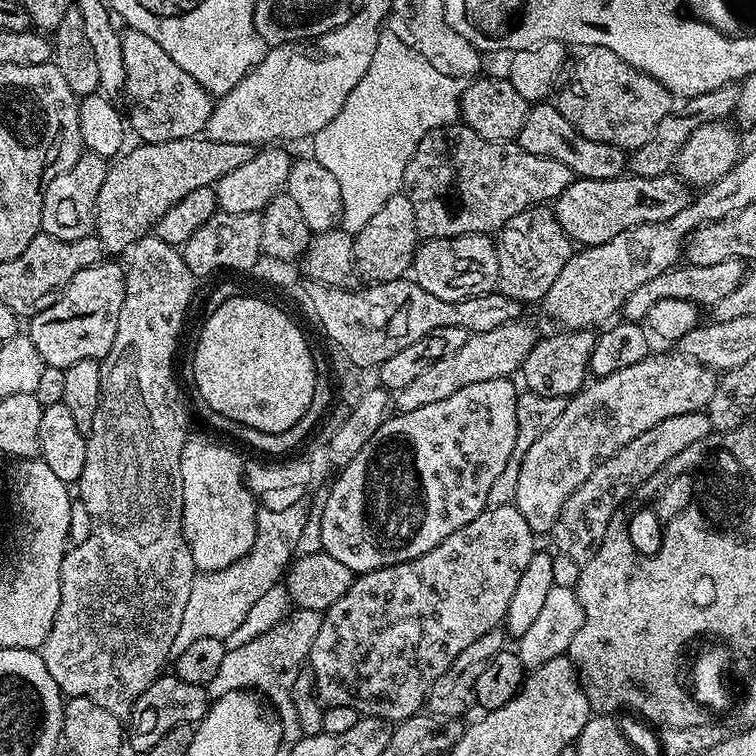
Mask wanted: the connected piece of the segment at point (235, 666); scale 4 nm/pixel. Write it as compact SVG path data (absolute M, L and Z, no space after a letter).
M305 608L295 609L287 619L266 634L259 635L243 646L228 648L218 666L218 674L214 674L214 678L206 685L209 699L236 691L255 690L271 704L278 716L283 732L282 742L287 747L295 745L304 735L298 714L295 713L292 692L298 674L303 671L311 655L314 638L321 629L322 620L323 615L319 612Z

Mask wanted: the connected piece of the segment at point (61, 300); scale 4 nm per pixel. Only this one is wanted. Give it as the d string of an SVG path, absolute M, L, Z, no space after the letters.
M101 262L78 270L64 287L55 302L31 317L26 334L34 342L38 354L50 368L69 368L74 362L103 360L114 342L118 330L118 314L124 301L125 269L116 264Z

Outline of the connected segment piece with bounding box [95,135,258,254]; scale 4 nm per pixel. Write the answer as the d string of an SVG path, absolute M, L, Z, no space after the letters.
M203 135L153 144L140 142L137 145L137 148L128 148L123 154L117 155L114 162L109 163L106 182L102 182L102 190L98 190L95 235L99 236L100 244L108 254L127 253L131 245L153 231L155 224L163 218L166 210L170 210L170 206L174 206L174 202L182 202L186 194L199 188L213 187L216 181L230 174L230 170L238 170L238 166L250 162L250 158L254 158L258 151L257 145L254 144L218 142Z

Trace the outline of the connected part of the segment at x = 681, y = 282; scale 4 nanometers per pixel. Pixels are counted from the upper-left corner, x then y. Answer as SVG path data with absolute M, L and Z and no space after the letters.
M726 258L722 262L714 262L714 266L694 266L684 262L674 268L667 268L662 274L650 278L650 282L642 282L630 298L626 298L622 309L622 316L625 321L640 322L650 313L650 308L657 305L660 299L684 299L697 306L711 306L722 302L734 286L738 286L746 273L745 261L738 258Z

